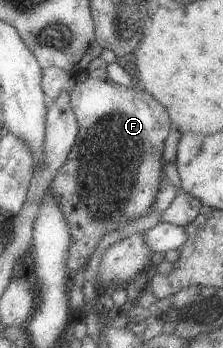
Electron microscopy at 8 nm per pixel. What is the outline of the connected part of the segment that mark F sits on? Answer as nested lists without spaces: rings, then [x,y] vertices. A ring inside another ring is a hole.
[[[87,77],[84,81],[75,81],[68,94],[78,132],[67,161],[51,180],[46,194],[56,200],[63,214],[70,233],[66,269],[70,274],[77,274],[87,264],[87,259],[103,235],[123,229],[137,217],[152,211],[161,184],[162,146],[173,127],[163,106],[137,84],[134,87],[123,87],[109,79]]]

